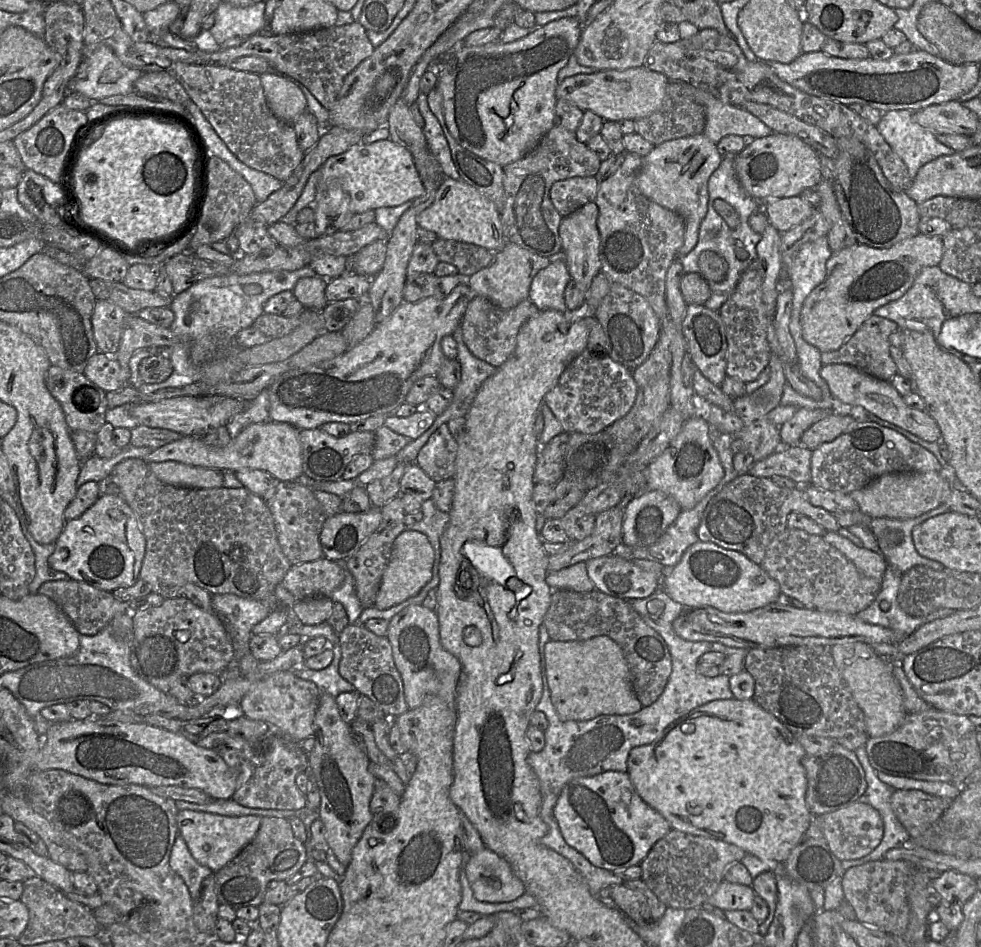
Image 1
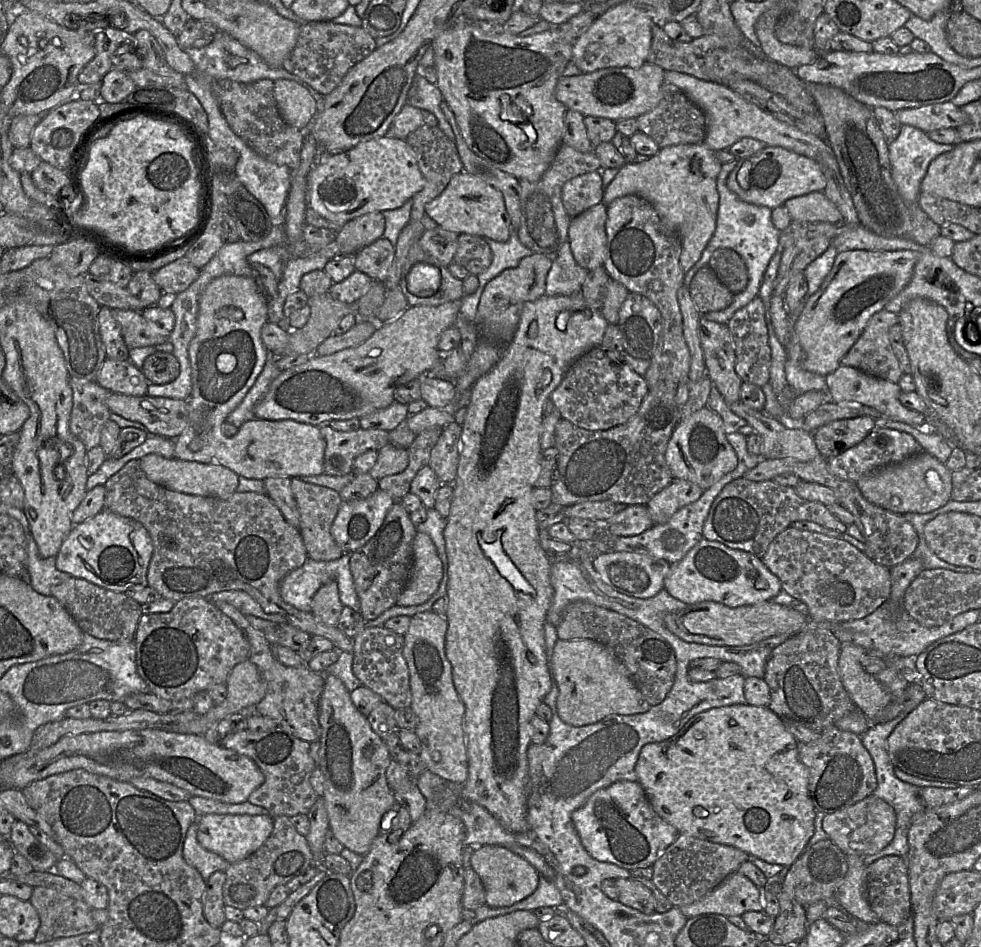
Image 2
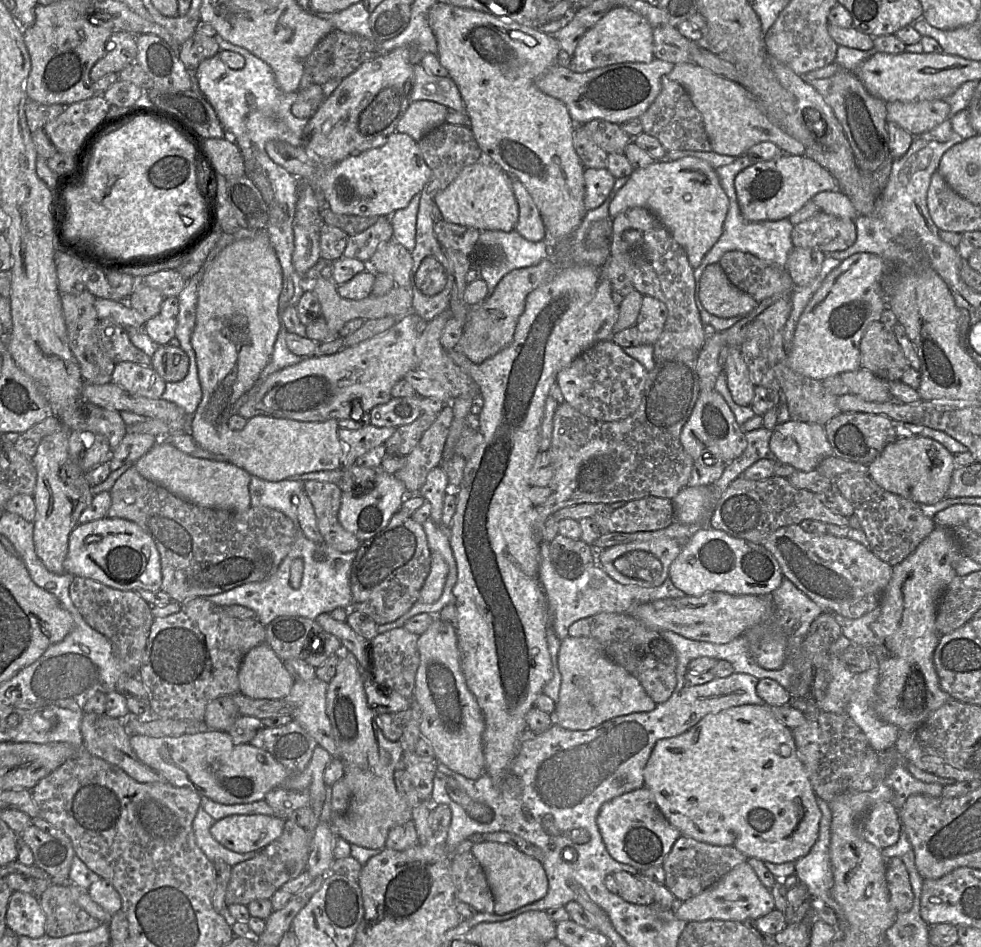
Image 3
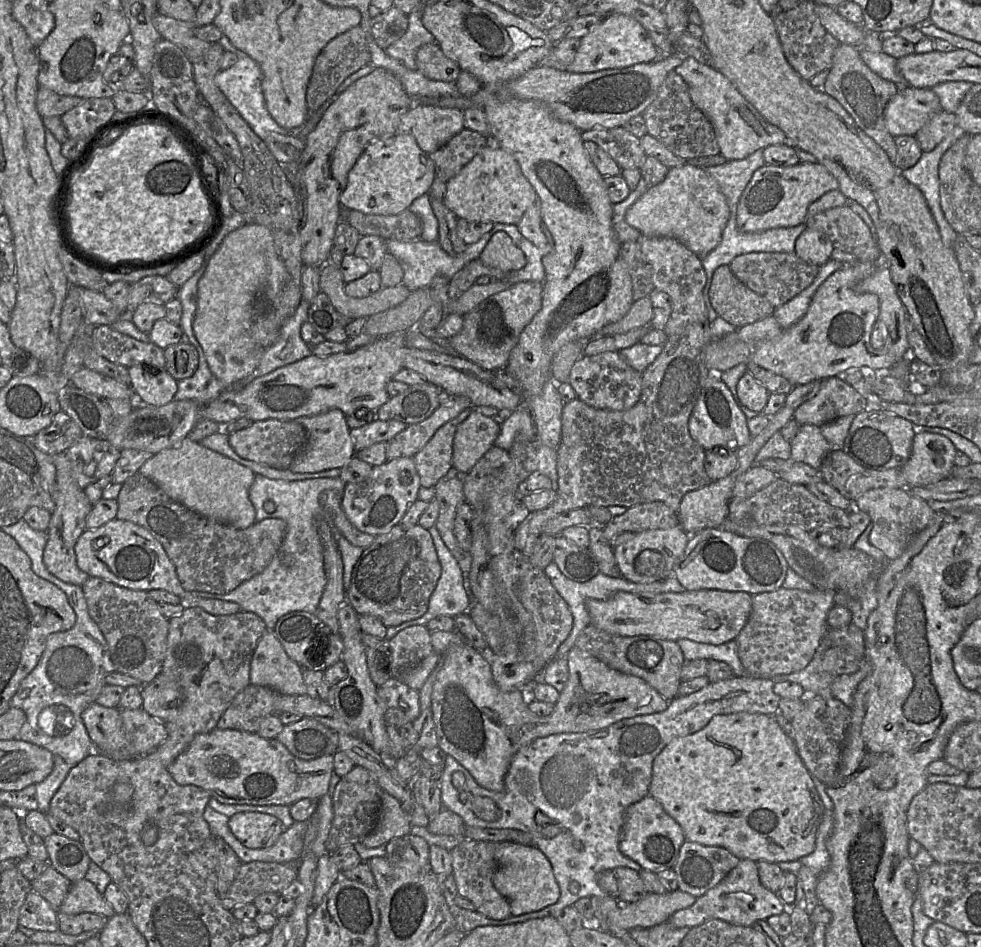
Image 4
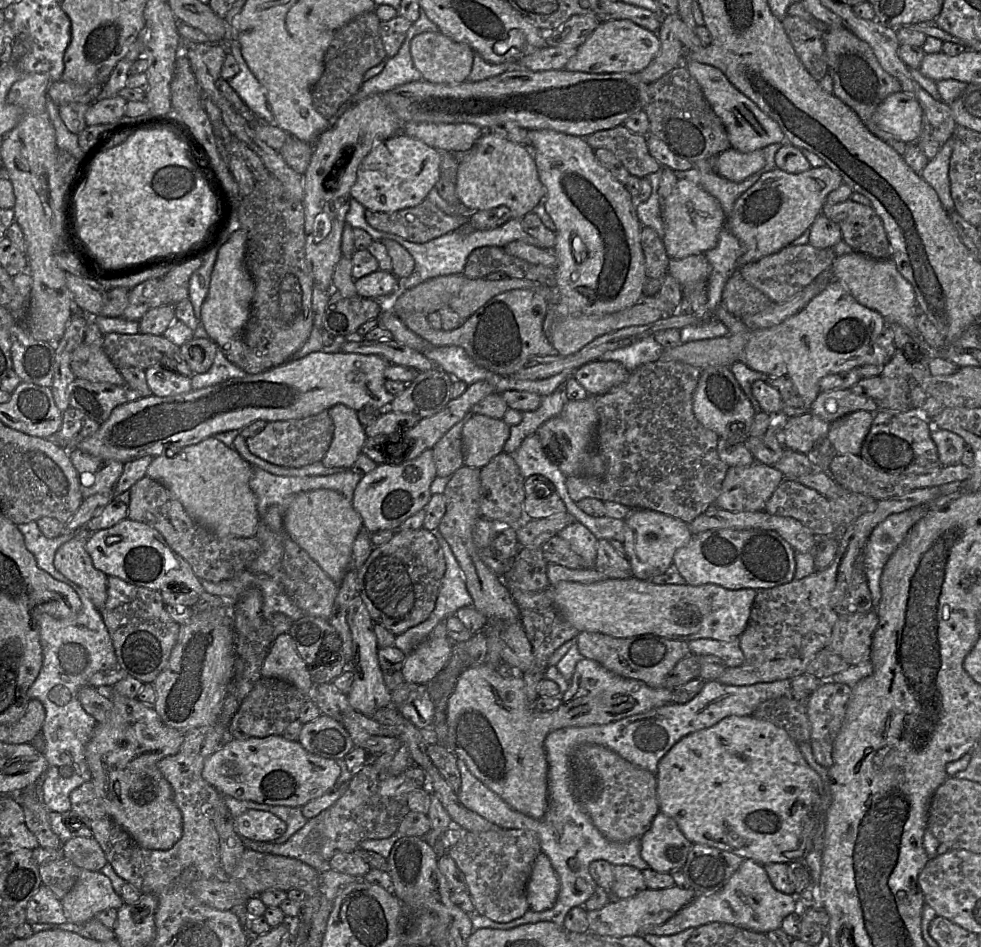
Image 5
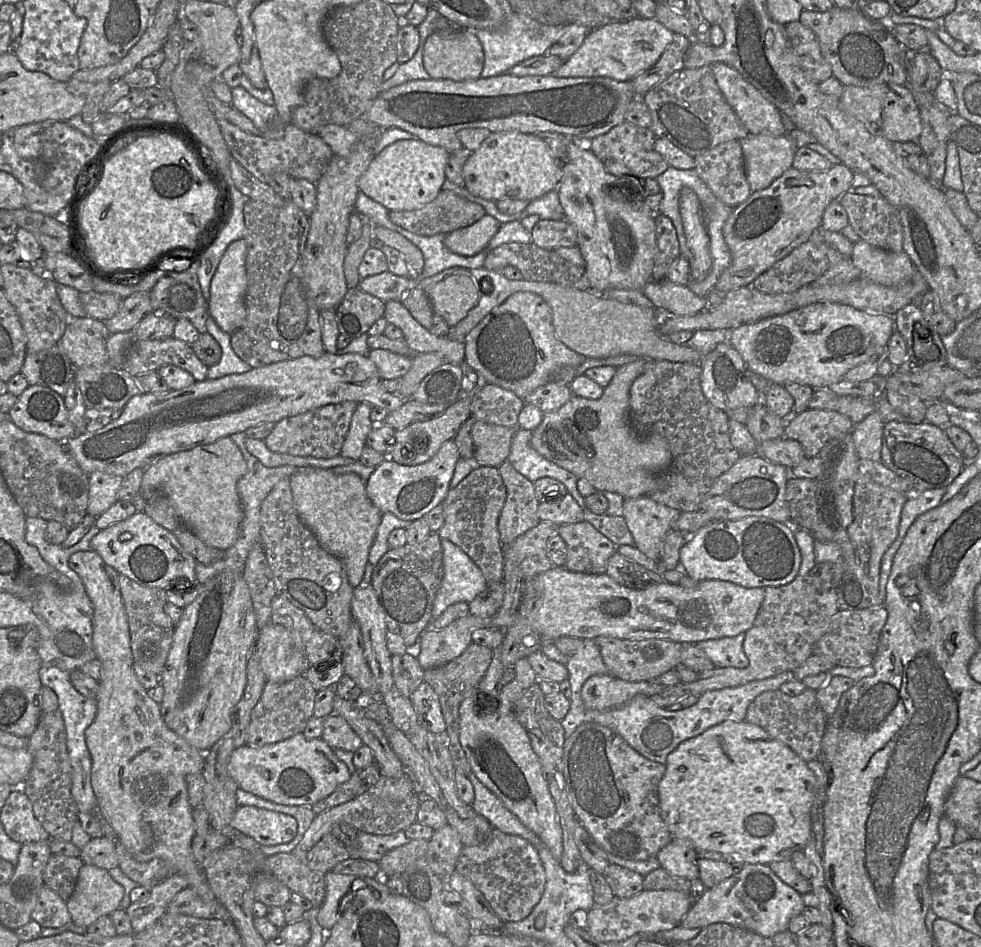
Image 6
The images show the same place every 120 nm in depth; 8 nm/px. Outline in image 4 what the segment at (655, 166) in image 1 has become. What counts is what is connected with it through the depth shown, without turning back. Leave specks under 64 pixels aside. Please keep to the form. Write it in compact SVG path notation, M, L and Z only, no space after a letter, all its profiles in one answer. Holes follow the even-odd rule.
M710 160L700 161L700 165L686 163L669 168L665 179L651 186L627 210L625 221L644 236L677 239L702 259L720 243L730 208L717 182L701 168L713 166Z

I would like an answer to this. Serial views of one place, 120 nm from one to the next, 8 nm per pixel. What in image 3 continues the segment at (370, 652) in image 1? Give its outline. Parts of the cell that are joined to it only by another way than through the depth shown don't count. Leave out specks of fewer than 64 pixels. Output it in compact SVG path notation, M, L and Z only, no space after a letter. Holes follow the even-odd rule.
M395 628L384 633L378 633L370 640L371 656L368 661L368 671L373 682L382 687L390 688L405 698L412 699L415 677L420 658L417 649L419 635L402 628Z

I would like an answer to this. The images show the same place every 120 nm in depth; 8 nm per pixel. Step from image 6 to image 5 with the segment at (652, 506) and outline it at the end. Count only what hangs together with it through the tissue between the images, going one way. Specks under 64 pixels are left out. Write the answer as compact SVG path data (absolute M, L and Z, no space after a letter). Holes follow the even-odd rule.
M632 509L625 518L623 546L630 562L633 577L651 580L672 568L677 549L687 545L692 538L689 524L683 520L651 509Z

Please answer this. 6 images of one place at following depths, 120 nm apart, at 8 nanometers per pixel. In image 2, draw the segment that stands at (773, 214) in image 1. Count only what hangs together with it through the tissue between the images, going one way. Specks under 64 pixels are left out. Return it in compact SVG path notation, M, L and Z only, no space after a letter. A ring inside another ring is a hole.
M822 191L790 198L783 206L788 210L792 221L843 223L842 214Z

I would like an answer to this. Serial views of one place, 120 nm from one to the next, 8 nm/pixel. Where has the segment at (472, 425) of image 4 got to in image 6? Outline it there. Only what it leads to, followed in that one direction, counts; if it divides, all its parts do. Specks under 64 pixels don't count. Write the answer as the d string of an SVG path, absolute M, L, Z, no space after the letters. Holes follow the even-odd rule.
M477 420L471 429L473 457L481 467L499 467L507 460L516 429Z

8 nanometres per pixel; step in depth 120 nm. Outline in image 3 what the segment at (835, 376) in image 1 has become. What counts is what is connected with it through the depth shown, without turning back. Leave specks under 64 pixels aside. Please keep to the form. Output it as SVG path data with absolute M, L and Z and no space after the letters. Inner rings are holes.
M859 368L840 374L848 392L869 402L885 403L892 400L890 382L877 377L872 372Z

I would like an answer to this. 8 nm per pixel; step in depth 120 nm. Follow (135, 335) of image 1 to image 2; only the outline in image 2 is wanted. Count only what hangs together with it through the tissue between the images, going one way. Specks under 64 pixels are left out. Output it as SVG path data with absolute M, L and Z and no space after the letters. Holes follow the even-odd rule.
M112 309L128 349L156 346L169 341L170 333L148 323L141 311Z

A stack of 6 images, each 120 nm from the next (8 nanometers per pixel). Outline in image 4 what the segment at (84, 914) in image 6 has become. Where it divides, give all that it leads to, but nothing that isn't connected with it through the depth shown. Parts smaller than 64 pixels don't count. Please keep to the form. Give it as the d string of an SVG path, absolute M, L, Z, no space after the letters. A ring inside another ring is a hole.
M85 878L72 883L59 911L69 915L95 913L107 918L111 918L115 913L103 894Z

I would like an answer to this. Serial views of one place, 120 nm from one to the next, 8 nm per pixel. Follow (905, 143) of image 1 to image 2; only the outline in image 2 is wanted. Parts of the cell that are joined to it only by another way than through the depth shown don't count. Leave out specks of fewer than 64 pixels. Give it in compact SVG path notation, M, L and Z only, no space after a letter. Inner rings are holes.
M902 125L898 137L889 142L888 146L892 178L899 195L908 204L918 204L921 194L921 182L931 161L937 156L953 150L955 147L952 144L936 143L929 138L926 132L910 125Z

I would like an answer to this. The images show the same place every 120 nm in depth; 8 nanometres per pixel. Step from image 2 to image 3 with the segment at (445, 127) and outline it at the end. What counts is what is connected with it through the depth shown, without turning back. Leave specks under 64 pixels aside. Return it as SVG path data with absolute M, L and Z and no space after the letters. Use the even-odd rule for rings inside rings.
M414 65L414 84L410 101L431 101L452 111L464 111L464 102L455 82L448 77L429 75L421 65Z

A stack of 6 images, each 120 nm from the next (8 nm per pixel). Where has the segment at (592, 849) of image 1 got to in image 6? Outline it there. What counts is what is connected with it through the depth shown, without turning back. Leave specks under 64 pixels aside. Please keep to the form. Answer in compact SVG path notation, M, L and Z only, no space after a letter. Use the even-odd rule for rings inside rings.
M673 838L656 855L668 873L689 880L699 878L697 851L689 842Z

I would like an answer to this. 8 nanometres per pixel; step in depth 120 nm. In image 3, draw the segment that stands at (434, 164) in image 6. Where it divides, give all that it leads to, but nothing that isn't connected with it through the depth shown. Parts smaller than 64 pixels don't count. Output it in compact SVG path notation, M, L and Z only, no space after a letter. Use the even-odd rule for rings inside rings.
M394 132L387 137L374 139L370 147L355 152L326 169L322 189L324 205L337 214L390 218L394 211L407 207L430 178L431 169L425 163L417 142L407 134Z

